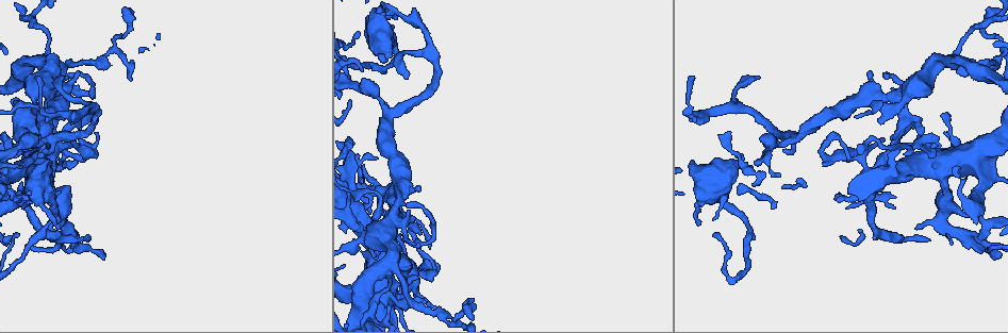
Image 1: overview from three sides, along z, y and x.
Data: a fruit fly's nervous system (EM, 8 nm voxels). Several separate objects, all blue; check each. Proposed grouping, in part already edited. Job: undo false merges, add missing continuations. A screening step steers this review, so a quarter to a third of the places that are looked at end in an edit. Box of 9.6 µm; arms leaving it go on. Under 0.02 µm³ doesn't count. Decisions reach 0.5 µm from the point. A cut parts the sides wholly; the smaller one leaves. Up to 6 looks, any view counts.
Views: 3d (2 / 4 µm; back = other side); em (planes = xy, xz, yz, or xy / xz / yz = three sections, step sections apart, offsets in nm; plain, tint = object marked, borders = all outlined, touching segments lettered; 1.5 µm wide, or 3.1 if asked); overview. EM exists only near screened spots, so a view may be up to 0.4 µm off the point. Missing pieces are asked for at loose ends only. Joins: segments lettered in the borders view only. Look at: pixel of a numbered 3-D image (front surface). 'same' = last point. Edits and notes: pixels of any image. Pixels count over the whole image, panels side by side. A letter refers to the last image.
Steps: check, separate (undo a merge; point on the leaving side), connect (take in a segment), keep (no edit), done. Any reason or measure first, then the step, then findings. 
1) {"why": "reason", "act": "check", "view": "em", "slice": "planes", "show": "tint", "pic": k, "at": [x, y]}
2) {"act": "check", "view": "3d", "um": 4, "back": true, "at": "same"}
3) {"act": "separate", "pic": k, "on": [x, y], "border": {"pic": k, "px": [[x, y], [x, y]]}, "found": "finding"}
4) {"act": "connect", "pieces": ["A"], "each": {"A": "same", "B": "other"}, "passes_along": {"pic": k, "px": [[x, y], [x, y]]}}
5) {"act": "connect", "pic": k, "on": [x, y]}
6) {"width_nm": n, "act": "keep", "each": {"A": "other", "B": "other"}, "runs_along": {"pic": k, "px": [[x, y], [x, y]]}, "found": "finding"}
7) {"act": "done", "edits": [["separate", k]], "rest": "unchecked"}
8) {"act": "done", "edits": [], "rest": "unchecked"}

{"why": "abrupt turn", "act": "check", "view": "em", "slice": "planes", "show": "borders", "pic": 1, "at": [363, 185]}

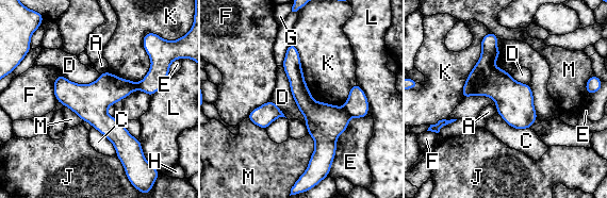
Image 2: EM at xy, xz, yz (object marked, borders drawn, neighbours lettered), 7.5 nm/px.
{"act": "keep", "each": {"A": "other", "C": "other", "D": "other", "E": "other", "F": "other", "G": "other", "H": "other", "J": "other", "K": "other", "L": "other", "M": "other"}, "border": {"pic": 2, "px": [[108, 70], [100, 73]]}, "found": "one cell here"}

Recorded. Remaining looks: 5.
{"why": "tapers out", "act": "check", "view": "em", "slice": "xz", "step": 4, "show": "borders", "pic": 1, "at": [397, 17]}

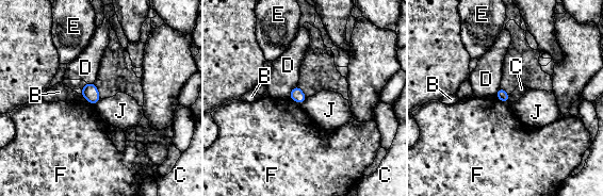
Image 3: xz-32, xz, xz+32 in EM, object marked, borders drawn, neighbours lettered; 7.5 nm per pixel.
{"why": "another direction", "act": "check", "view": "em", "slice": "planes", "show": "borders", "at": "same"}

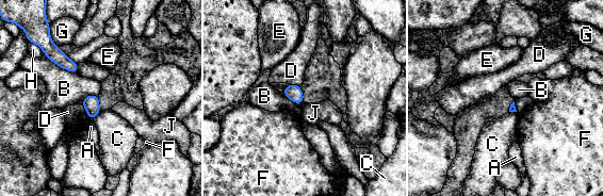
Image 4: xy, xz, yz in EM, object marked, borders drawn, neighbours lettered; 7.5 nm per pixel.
{"act": "keep", "each": {"A": "other", "B": "other", "C": "other", "D": "other", "E": "other", "F": "other", "G": "other", "H": "other", "J": "other"}, "border": {"pic": 4, "px": [[44, 54], [62, 68], [77, 74]]}, "found": "no lettered segment goes on from it"}

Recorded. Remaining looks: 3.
{"act": "check", "view": "em", "slice": "xy", "step": 4, "show": "tint", "pic": 1, "at": [97, 135]}

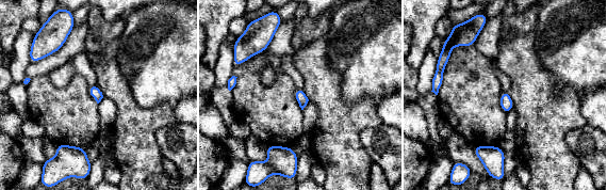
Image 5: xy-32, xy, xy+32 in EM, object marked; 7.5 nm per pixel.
{"act": "check", "view": "em", "slice": "xy", "step": 4, "show": "borders", "at": "same"}

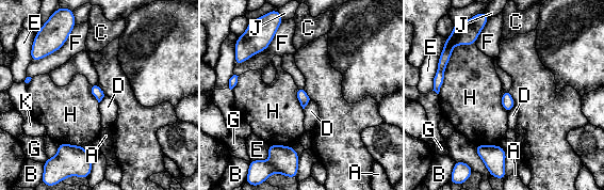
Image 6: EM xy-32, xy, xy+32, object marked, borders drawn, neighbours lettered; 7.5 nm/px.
{"act": "keep", "each": {"A": "other", "B": "other", "C": "other", "D": "other", "E": "other", "F": "other", "G": "other", "H": "other", "J": "other", "K": "other"}, "border": {"pic": 6, "px": [[475, 42], [454, 47], [438, 93]]}, "found": "no lettered segment goes on from it"}

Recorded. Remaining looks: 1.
{"act": "done", "edits": [], "rest": "unchecked"}

